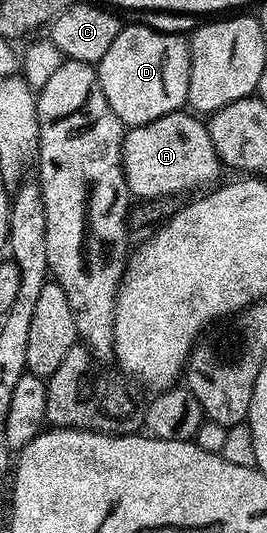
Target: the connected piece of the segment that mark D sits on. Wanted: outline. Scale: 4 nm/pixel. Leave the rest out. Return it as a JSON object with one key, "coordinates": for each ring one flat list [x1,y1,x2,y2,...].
{"coordinates":[[127,23,116,34,116,42,108,46,108,54,97,65,100,86,112,114,123,126,144,126,169,112,179,111,188,98,190,77,190,46,185,39]]}

